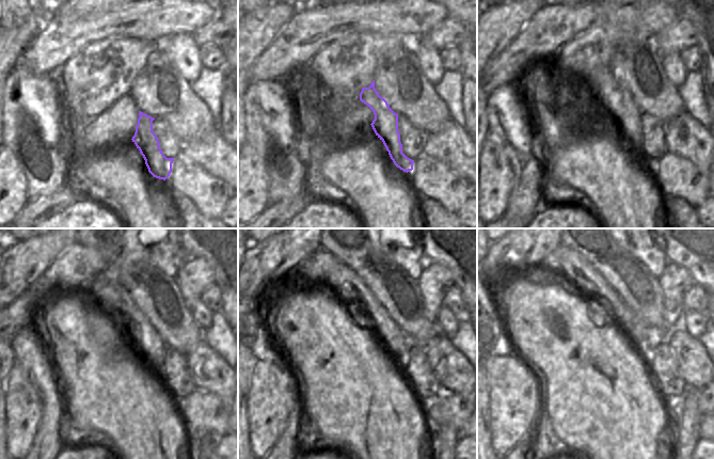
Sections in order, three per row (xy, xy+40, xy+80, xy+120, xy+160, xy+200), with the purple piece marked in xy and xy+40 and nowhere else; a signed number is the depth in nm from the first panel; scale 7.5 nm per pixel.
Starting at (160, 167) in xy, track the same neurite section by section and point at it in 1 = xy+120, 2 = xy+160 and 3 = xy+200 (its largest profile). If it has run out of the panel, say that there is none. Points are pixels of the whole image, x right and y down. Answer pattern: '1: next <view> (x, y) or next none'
1: next xy+120 (147, 338)
2: next xy+160 (343, 280)
3: next xy+200 (570, 264)

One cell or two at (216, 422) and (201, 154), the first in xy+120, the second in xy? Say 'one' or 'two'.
two

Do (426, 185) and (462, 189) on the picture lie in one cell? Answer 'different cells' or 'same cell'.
same cell

